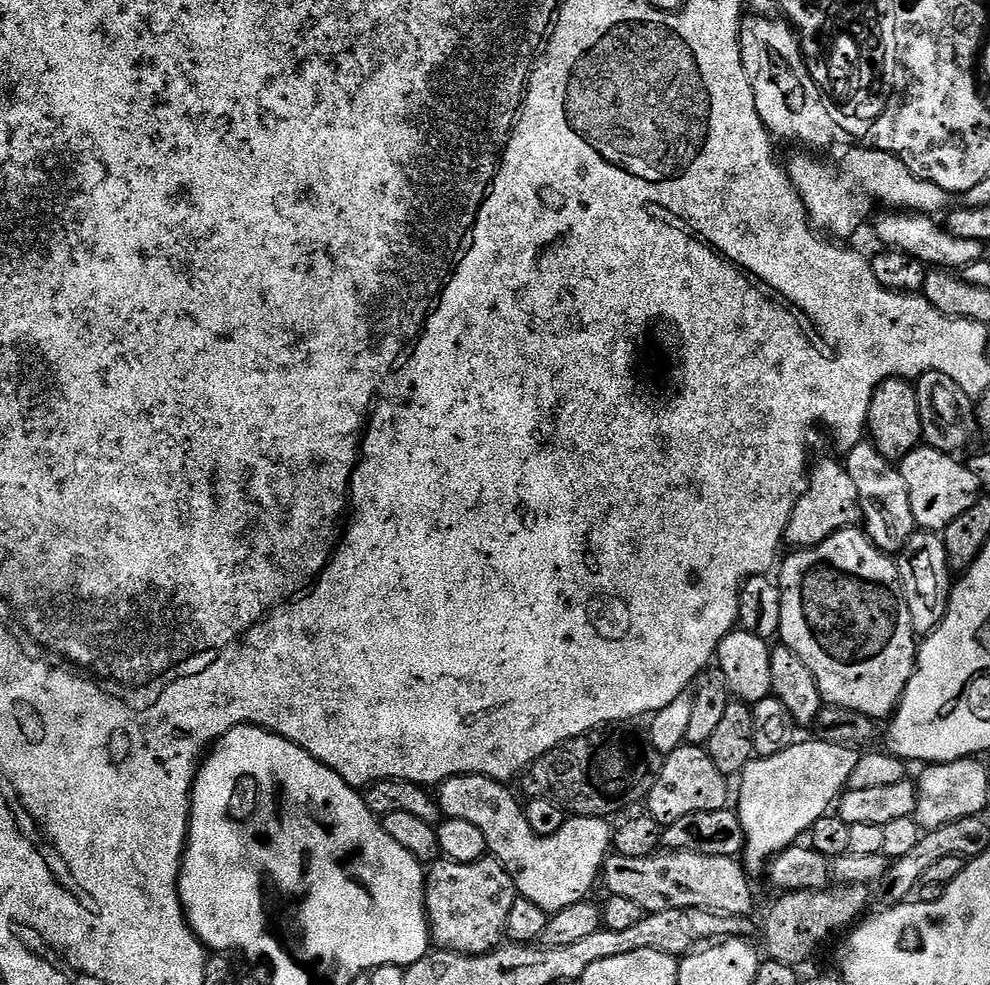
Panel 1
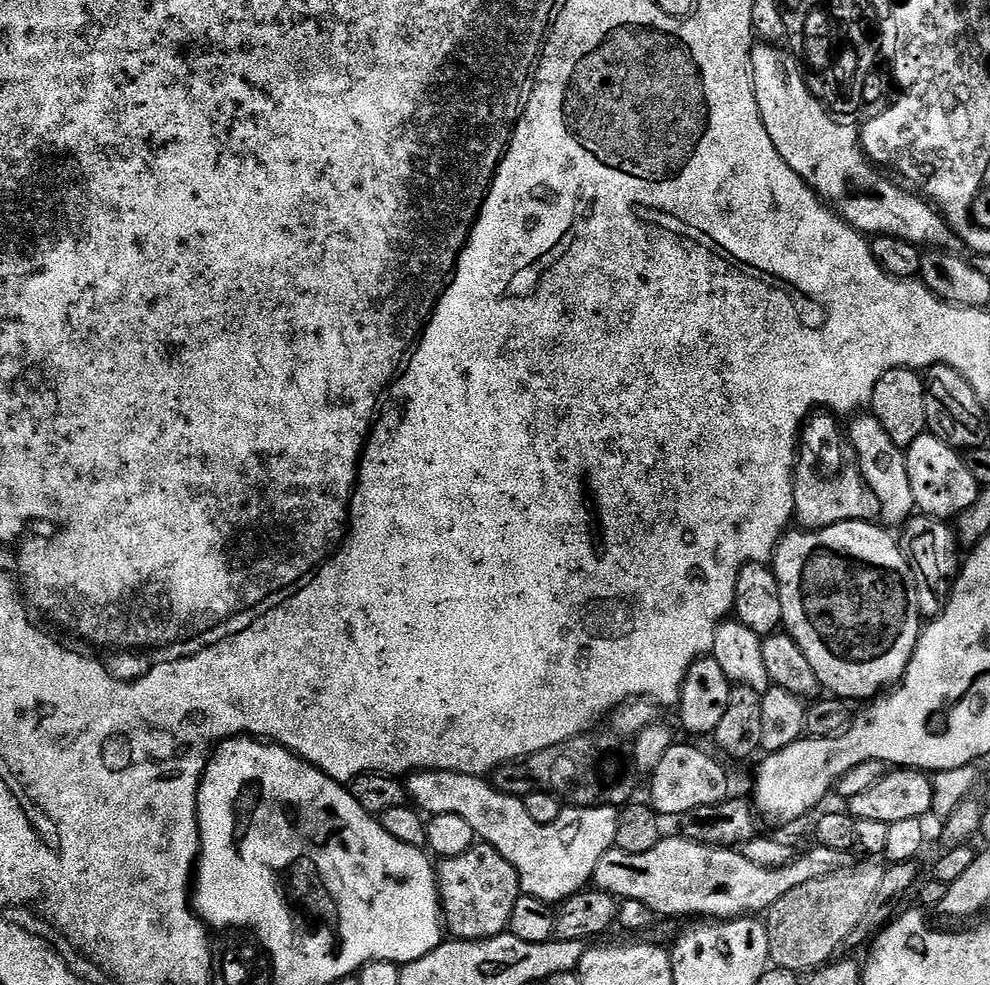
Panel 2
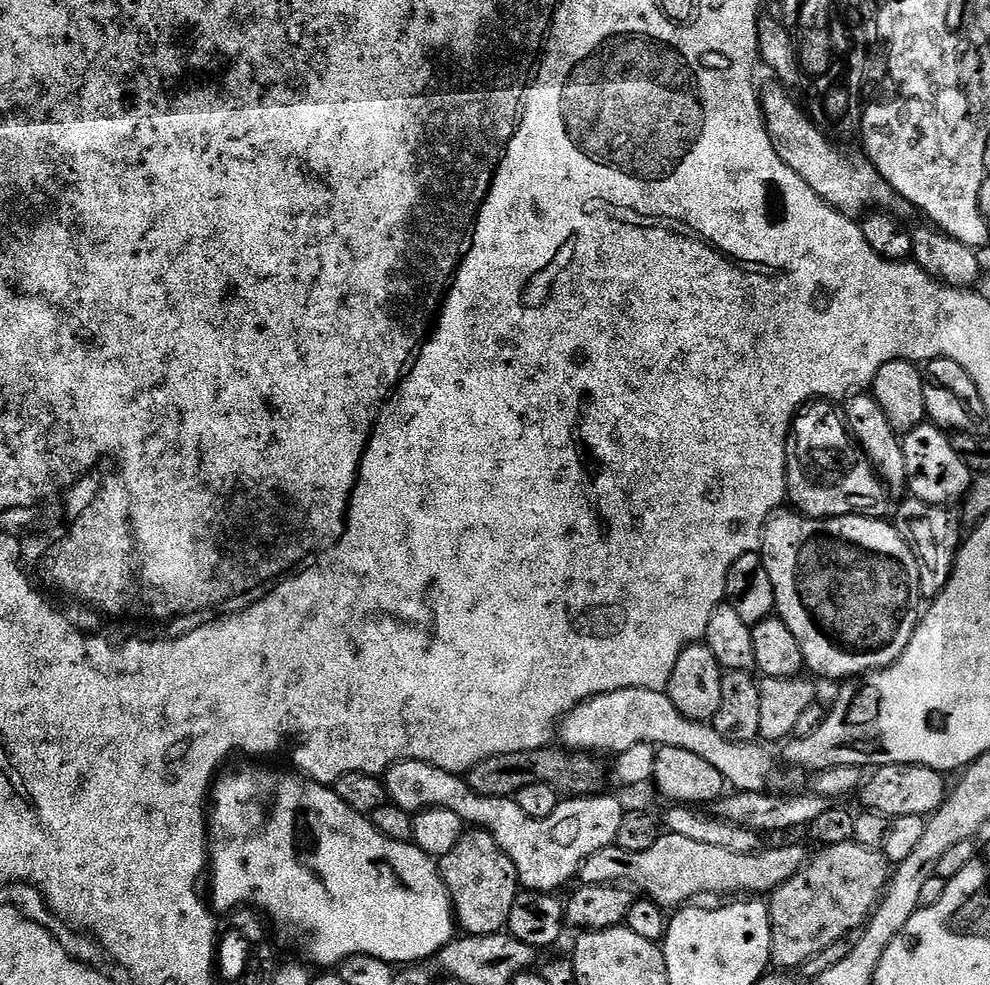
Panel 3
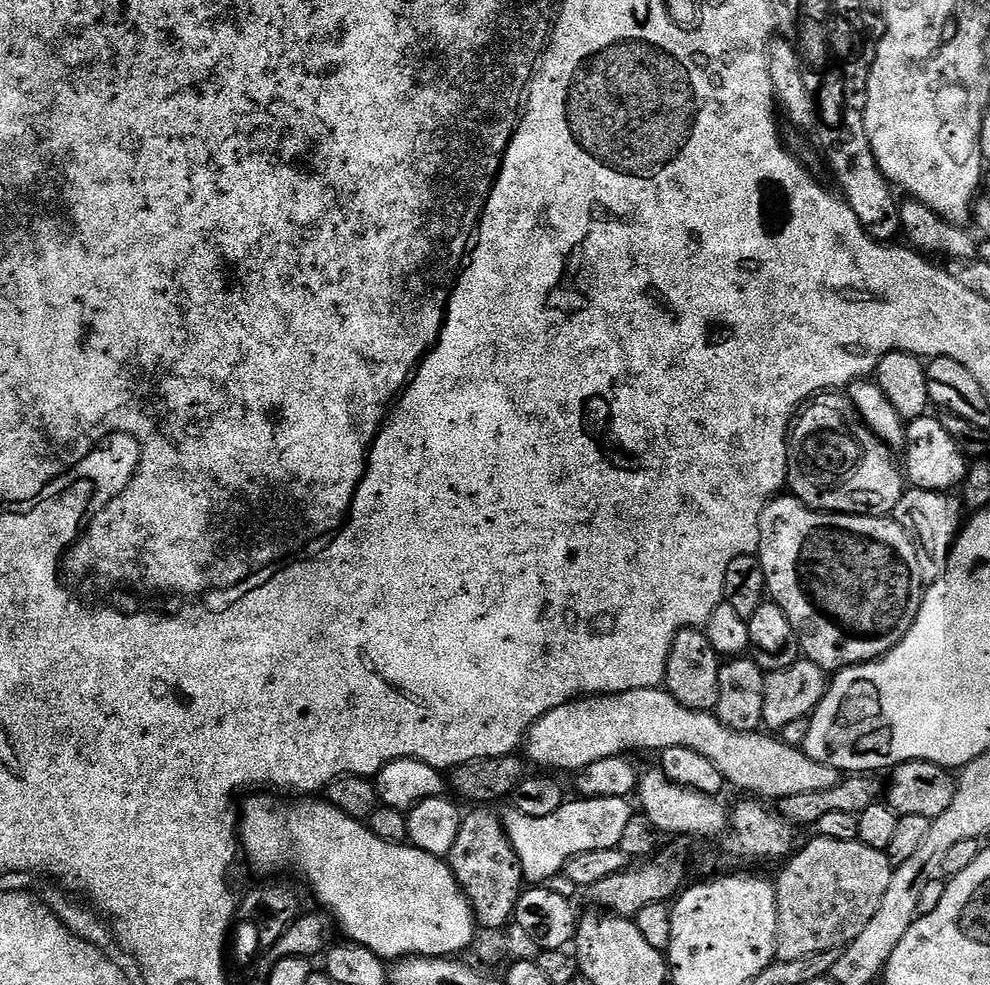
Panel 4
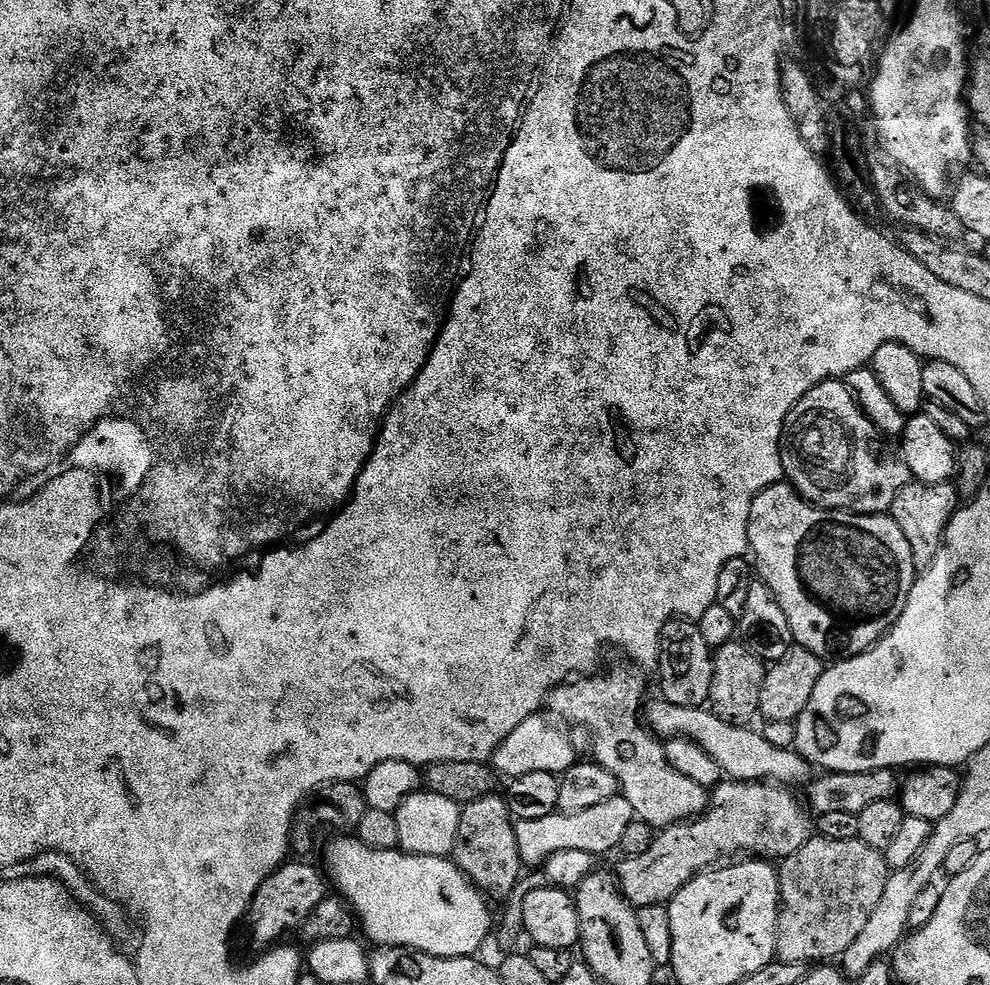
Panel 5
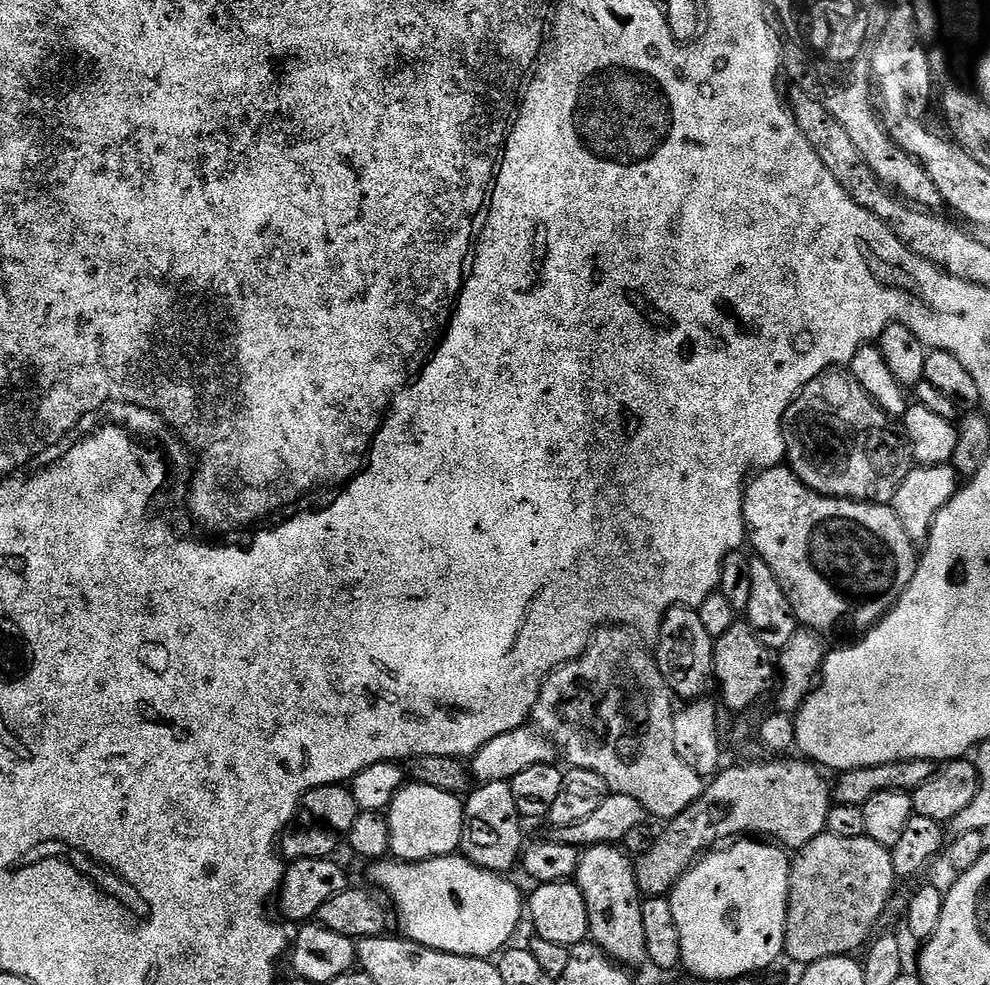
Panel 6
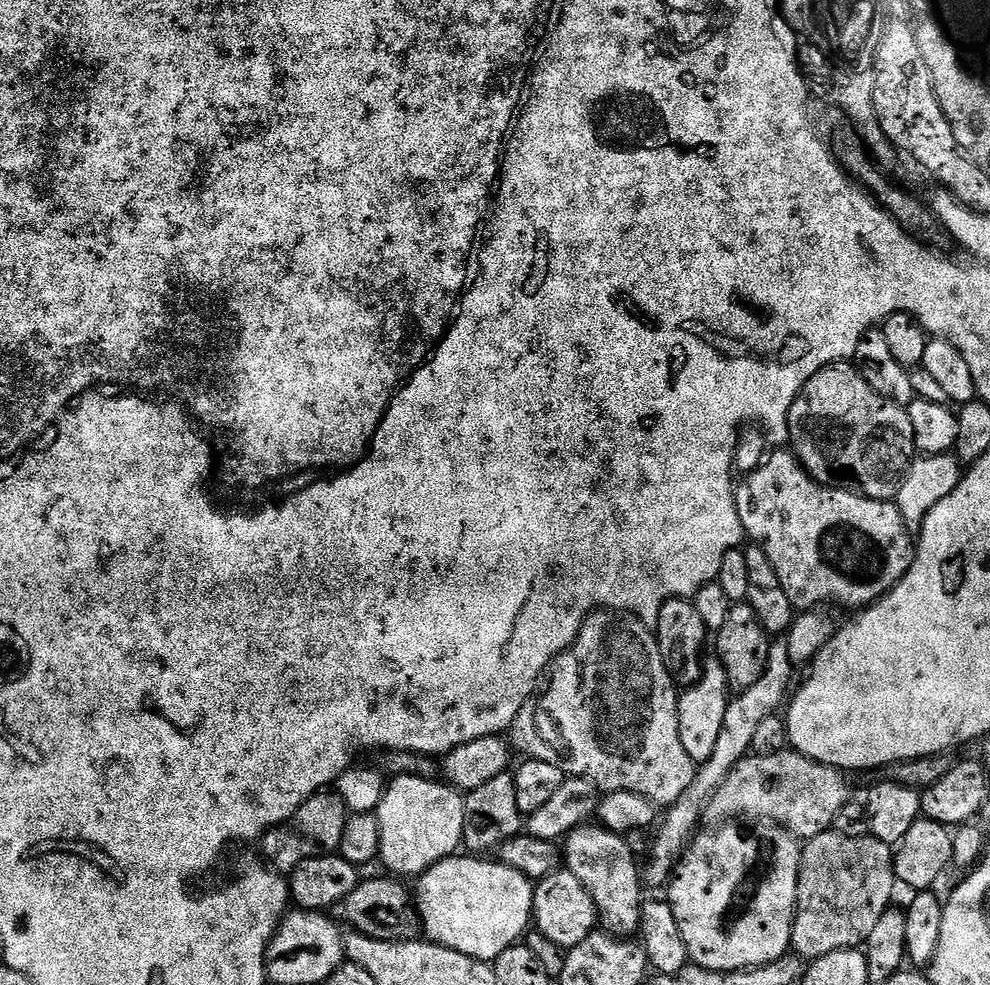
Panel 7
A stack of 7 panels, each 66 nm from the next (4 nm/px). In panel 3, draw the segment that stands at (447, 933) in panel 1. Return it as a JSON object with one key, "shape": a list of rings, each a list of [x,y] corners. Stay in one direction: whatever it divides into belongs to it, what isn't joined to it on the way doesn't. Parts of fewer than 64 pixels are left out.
{"shape":[[[473,827],[465,831],[463,838],[450,854],[439,857],[440,876],[448,887],[448,896],[452,899],[452,910],[457,925],[464,927],[463,931],[470,936],[494,936],[503,933],[508,926],[510,910],[514,910],[516,897],[520,895],[520,879],[514,862],[496,845],[496,839],[484,828]]]}

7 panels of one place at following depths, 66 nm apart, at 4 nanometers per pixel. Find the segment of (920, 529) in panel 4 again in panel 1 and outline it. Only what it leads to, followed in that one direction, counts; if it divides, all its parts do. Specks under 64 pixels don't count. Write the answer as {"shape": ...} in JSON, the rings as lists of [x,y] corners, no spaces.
{"shape":[[[923,530],[913,532],[904,549],[899,552],[898,560],[904,597],[910,606],[910,622],[914,622],[917,637],[929,636],[944,620],[954,583],[954,573],[948,562],[943,535]]]}

